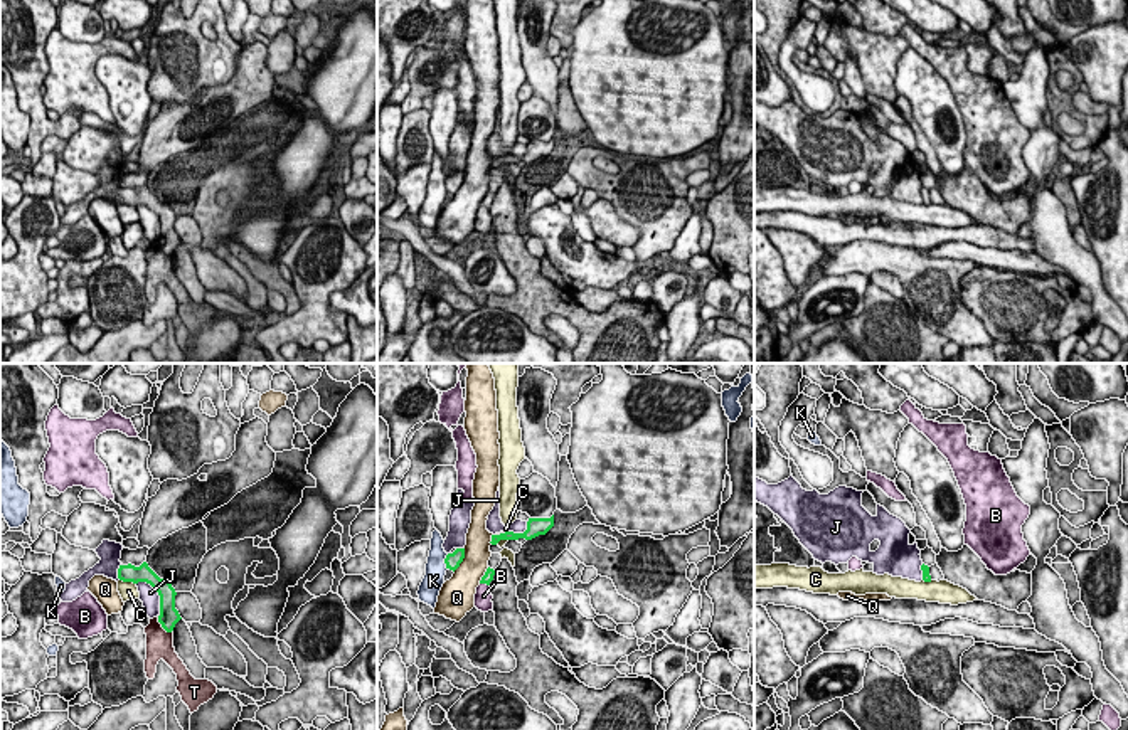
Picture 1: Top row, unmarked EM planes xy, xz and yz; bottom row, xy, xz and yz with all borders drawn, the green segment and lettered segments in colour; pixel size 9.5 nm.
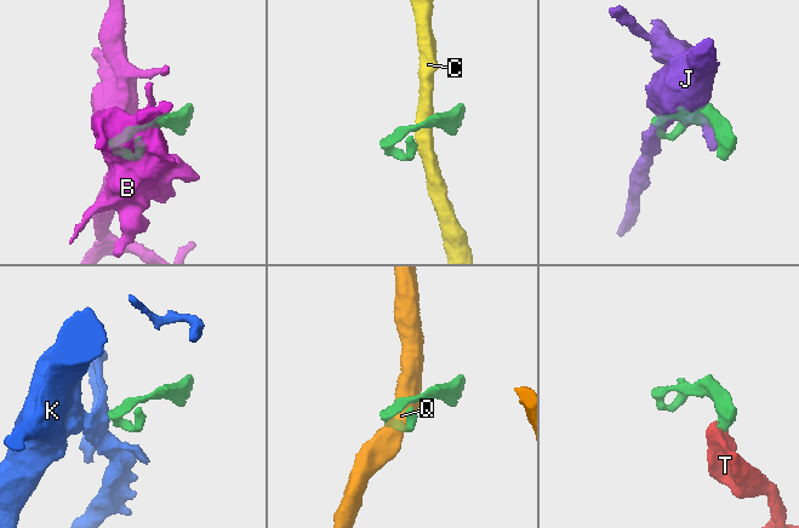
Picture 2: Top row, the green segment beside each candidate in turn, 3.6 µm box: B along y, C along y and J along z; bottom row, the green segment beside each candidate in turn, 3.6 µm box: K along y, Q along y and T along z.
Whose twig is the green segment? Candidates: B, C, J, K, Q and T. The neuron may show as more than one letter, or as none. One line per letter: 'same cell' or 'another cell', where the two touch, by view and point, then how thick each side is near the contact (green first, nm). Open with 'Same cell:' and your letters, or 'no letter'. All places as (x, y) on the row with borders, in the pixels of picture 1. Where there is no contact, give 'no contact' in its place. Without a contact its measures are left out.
Same cell: T
B: another cell | xz (485, 582) | 100/160 nm
C: another cell | xy (128, 581) | 160/190 nm
J: another cell | xy (159, 594) | 190/180 nm
K: another cell | xz (445, 562) | 140/200 nm
Q: another cell | xz (462, 560) | 140/280 nm
T: same cell | xy (162, 626) | 190/260 nm

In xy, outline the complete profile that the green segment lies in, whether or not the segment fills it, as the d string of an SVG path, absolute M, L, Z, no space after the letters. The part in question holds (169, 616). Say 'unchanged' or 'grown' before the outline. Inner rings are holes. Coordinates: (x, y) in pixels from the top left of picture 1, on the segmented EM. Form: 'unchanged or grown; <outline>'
grown; M146 562L140 567L131 563L120 565L118 579L123 582L146 582L160 595L160 614L150 619L145 627L146 634L146 659L145 673L148 680L155 678L157 664L163 659L177 674L177 691L190 713L197 711L200 705L207 703L217 693L217 686L209 680L195 680L173 648L173 627L182 619L175 609L175 589L168 580L160 579Z

